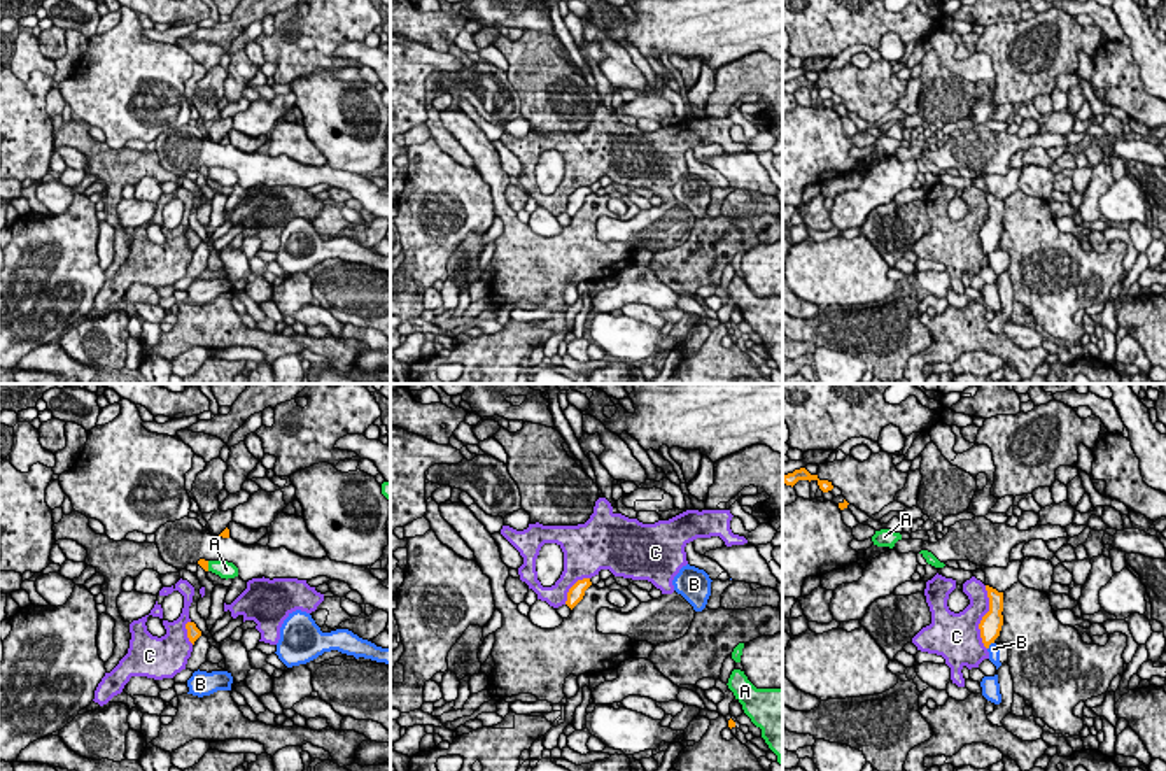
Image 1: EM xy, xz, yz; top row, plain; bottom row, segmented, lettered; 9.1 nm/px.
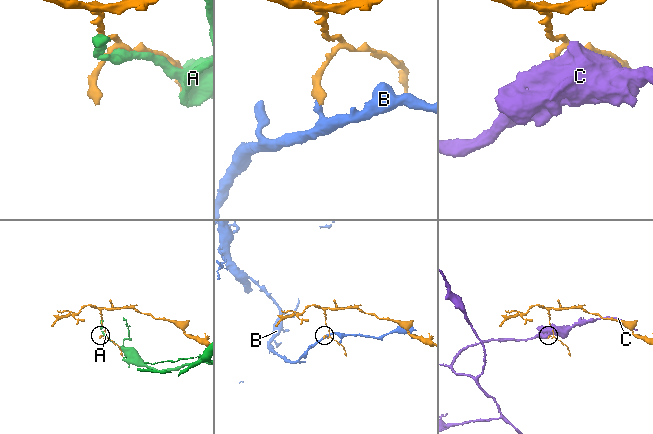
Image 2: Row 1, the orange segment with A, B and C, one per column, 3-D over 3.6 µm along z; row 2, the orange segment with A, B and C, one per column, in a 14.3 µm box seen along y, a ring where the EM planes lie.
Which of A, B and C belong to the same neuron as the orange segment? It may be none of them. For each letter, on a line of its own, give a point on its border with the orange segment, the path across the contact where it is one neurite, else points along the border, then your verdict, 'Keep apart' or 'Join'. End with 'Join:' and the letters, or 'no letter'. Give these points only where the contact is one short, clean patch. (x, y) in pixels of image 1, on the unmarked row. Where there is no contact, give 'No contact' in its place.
A: Touches orange at xy (207, 174). Keep apart
B: Touches orange at yz (990, 251). Path across: yz (991, 230), (990, 251), (993, 256). Join
C: Touches orange at yz (983, 225). Keep apart
Join: B

